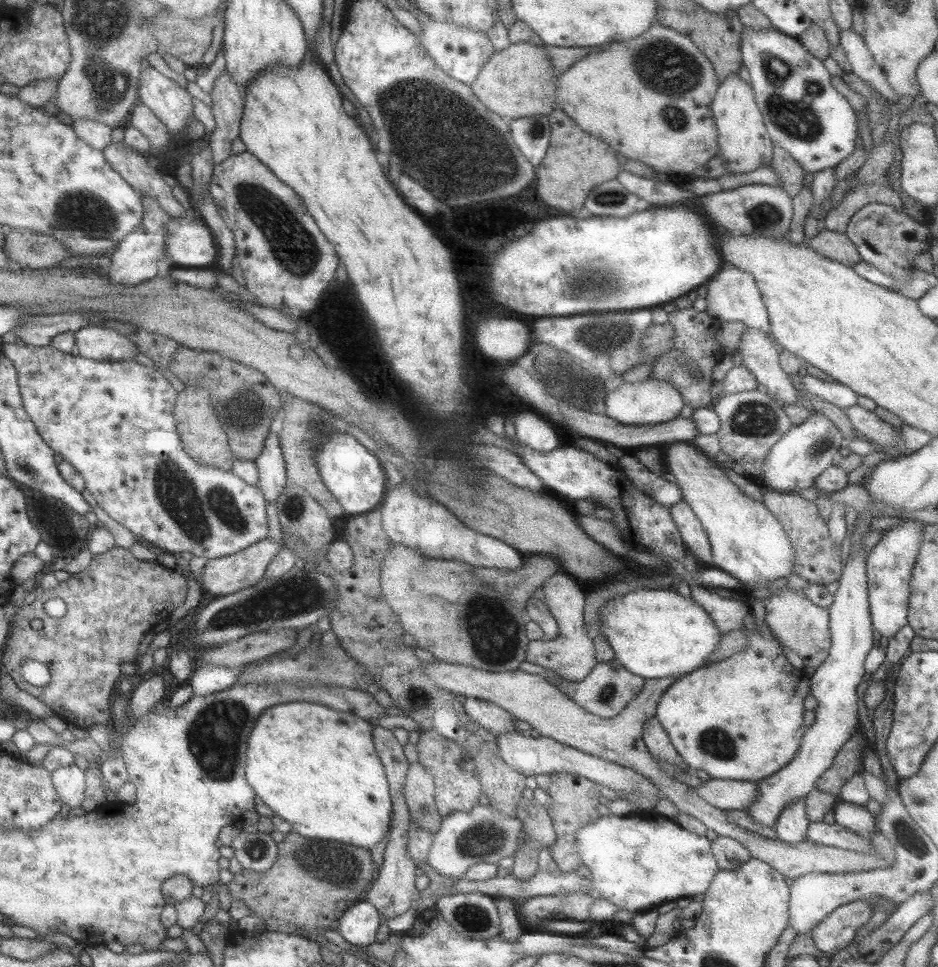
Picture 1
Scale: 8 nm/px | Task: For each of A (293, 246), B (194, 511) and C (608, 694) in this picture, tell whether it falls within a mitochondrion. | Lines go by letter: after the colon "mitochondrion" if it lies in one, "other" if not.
A: mitochondrion
B: mitochondrion
C: mitochondrion

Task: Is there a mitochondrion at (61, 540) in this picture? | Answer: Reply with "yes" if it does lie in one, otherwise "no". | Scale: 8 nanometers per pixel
no

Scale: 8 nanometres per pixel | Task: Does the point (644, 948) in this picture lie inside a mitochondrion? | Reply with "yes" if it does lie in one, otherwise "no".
no

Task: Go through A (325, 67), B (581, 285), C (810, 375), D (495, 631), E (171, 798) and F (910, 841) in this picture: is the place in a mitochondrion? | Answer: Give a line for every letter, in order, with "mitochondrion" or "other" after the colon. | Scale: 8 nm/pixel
A: other
B: other
C: other
D: mitochondrion
E: other
F: mitochondrion

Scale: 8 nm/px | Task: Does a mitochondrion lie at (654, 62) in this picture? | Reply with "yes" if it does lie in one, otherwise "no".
yes

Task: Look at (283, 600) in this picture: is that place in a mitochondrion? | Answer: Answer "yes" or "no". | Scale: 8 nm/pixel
yes

